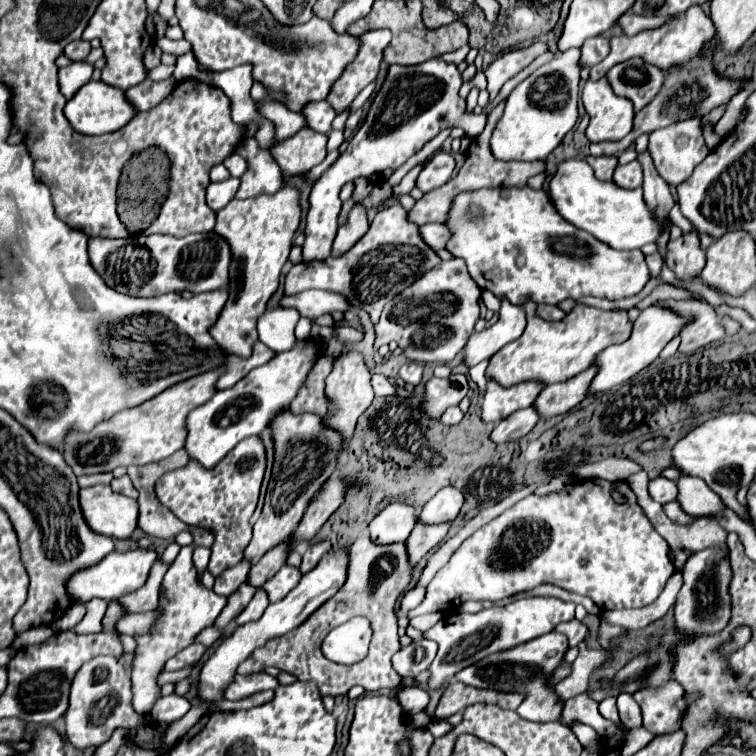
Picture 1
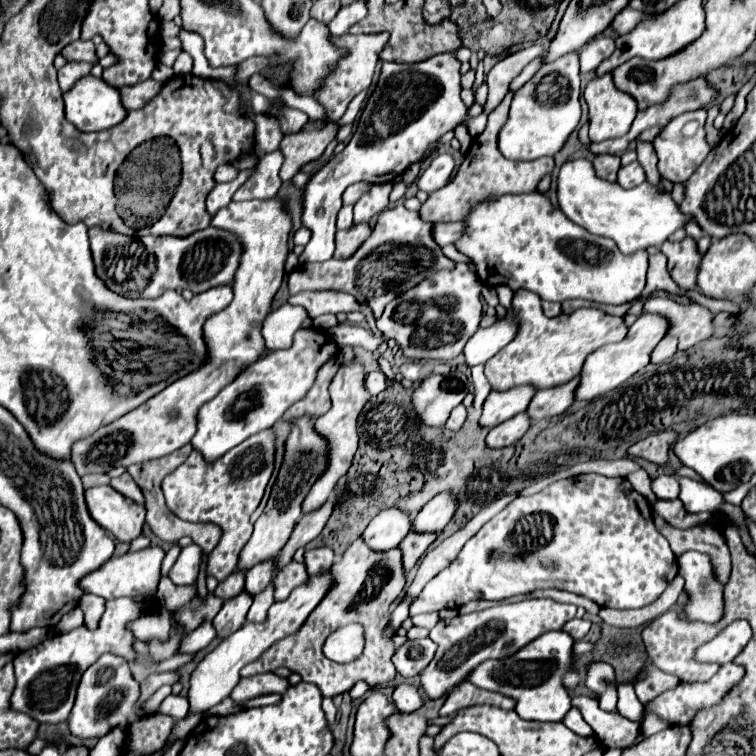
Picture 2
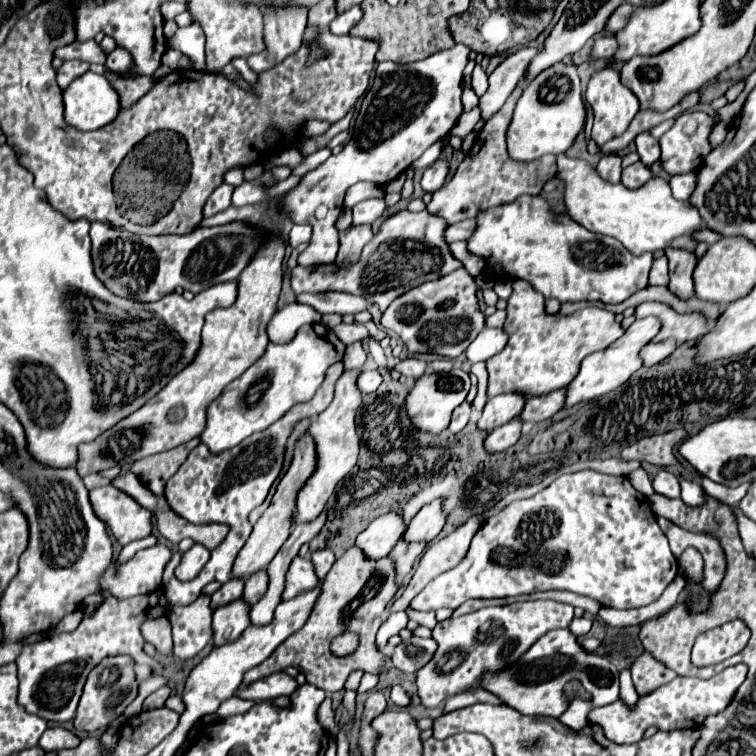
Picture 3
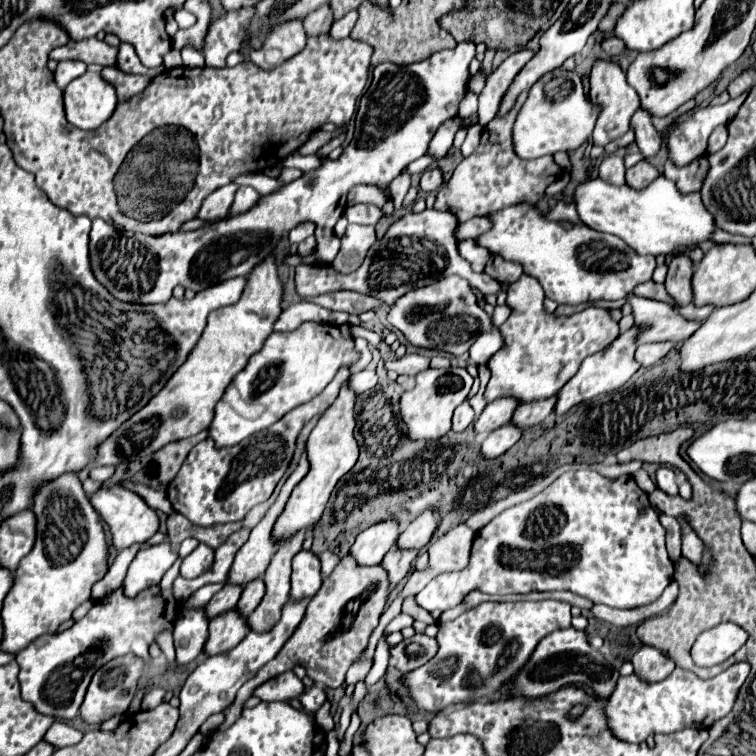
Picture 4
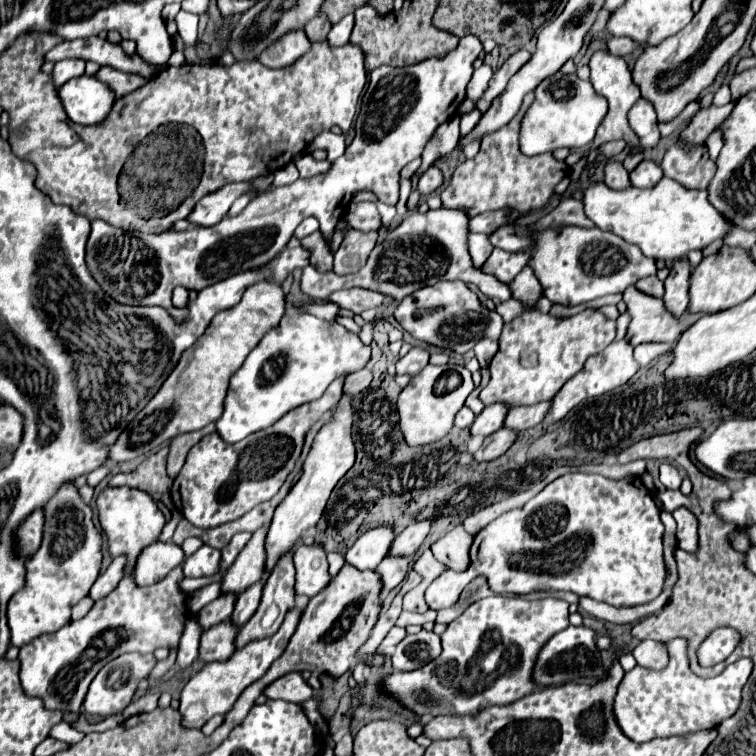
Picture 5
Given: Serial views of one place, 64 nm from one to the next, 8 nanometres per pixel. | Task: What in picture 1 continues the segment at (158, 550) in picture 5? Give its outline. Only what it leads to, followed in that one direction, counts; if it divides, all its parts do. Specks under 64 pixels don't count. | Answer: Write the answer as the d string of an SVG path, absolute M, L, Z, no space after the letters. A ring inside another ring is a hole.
M130 550L130 552L110 552L102 562L98 562L92 568L80 570L76 572L70 582L68 582L68 592L76 602L86 602L90 598L102 598L106 602L126 596L130 592L136 592L138 588L142 588L150 576L150 570L154 566L154 562L158 560L158 552L156 550Z

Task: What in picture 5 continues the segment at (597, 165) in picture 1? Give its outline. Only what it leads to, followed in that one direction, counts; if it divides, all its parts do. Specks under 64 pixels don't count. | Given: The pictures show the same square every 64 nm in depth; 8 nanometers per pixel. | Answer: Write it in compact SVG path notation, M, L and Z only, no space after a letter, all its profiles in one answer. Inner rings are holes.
M608 162L606 164L606 176L604 176L604 184L612 190L624 190L630 184L630 174L628 170L620 164L620 162Z

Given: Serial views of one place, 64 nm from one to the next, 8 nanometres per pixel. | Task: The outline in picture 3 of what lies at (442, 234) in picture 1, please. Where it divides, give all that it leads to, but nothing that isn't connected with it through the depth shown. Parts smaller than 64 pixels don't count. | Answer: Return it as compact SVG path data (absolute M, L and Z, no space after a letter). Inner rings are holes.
M476 218L472 220L464 220L460 224L452 224L446 230L446 242L456 242L456 240L468 240L468 236L472 236L472 232L476 230Z

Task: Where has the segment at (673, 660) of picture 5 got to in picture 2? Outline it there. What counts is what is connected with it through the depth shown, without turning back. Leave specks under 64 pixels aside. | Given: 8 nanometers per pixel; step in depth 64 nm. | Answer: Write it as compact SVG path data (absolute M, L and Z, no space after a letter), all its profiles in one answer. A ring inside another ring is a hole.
M732 662L722 664L720 672L714 678L710 678L708 682L678 682L678 686L662 692L660 696L656 696L648 704L644 704L644 714L656 714L660 720L668 722L670 726L688 726L696 718L698 710L722 704L724 696L730 692L730 688L734 688L744 678L744 674L746 674L744 668L738 664L732 664ZM578 696L572 700L572 704L582 710L584 720L592 726L592 730L596 732L596 736L600 738L600 742L606 748L632 746L636 736L640 736L640 728L642 728L644 718L638 722L632 722L632 720L624 718L618 710L604 712L596 704L596 698L588 698L588 696Z

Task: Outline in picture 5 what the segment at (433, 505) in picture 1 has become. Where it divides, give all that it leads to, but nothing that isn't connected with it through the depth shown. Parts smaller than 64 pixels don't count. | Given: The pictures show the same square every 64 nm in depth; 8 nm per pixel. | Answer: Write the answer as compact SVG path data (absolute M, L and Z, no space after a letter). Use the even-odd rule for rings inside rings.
M428 520L410 524L392 542L390 556L414 556L416 550L420 548L420 544L424 542L424 538L428 536L428 530L430 530L430 522Z

